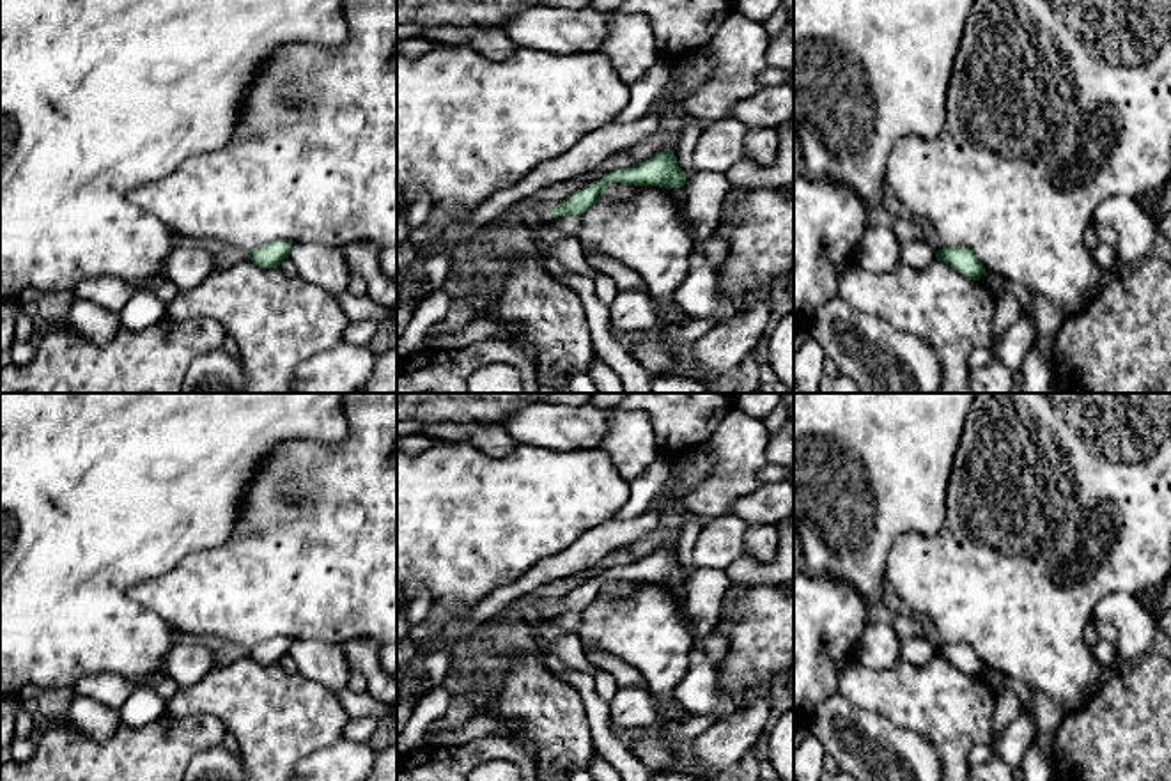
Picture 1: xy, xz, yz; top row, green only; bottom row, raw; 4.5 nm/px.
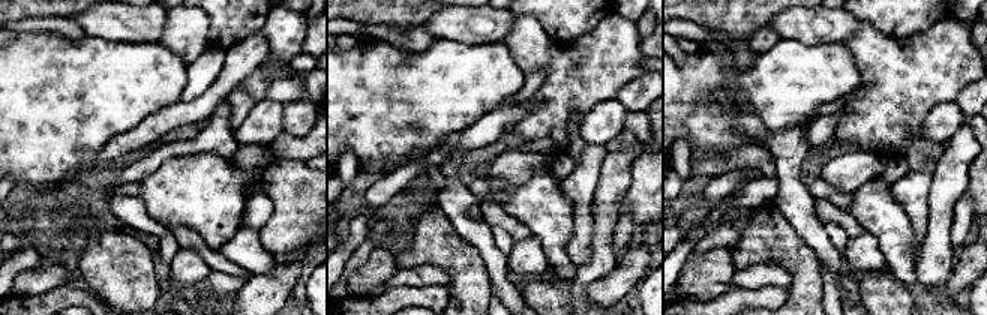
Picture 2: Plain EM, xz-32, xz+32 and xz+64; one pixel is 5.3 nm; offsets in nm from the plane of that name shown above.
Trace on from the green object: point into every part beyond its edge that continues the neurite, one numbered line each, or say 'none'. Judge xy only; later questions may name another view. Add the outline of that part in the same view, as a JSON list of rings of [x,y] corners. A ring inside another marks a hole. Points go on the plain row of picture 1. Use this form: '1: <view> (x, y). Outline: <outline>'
none

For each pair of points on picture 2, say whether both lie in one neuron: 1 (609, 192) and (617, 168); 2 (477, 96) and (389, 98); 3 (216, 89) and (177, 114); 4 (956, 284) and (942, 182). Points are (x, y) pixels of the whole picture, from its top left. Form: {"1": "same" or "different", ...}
{"1": "same", "2": "same", "3": "same", "4": "different"}

